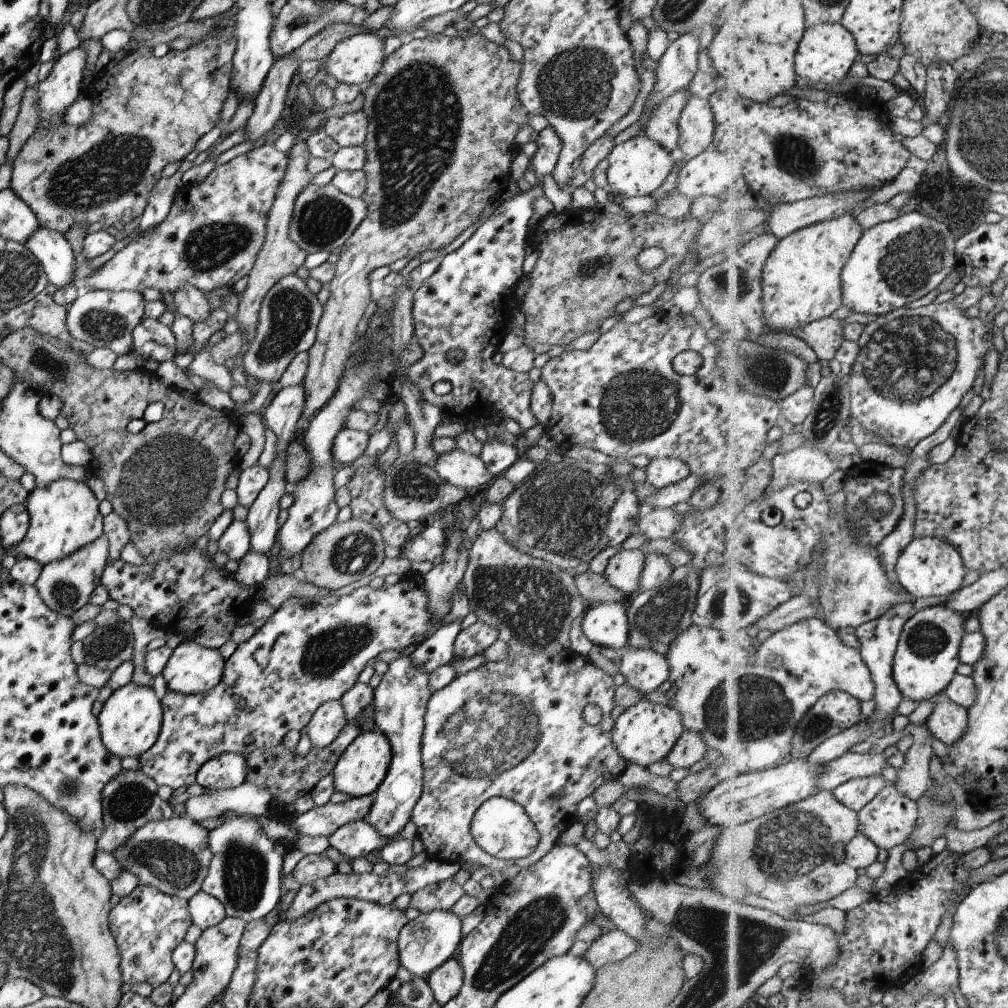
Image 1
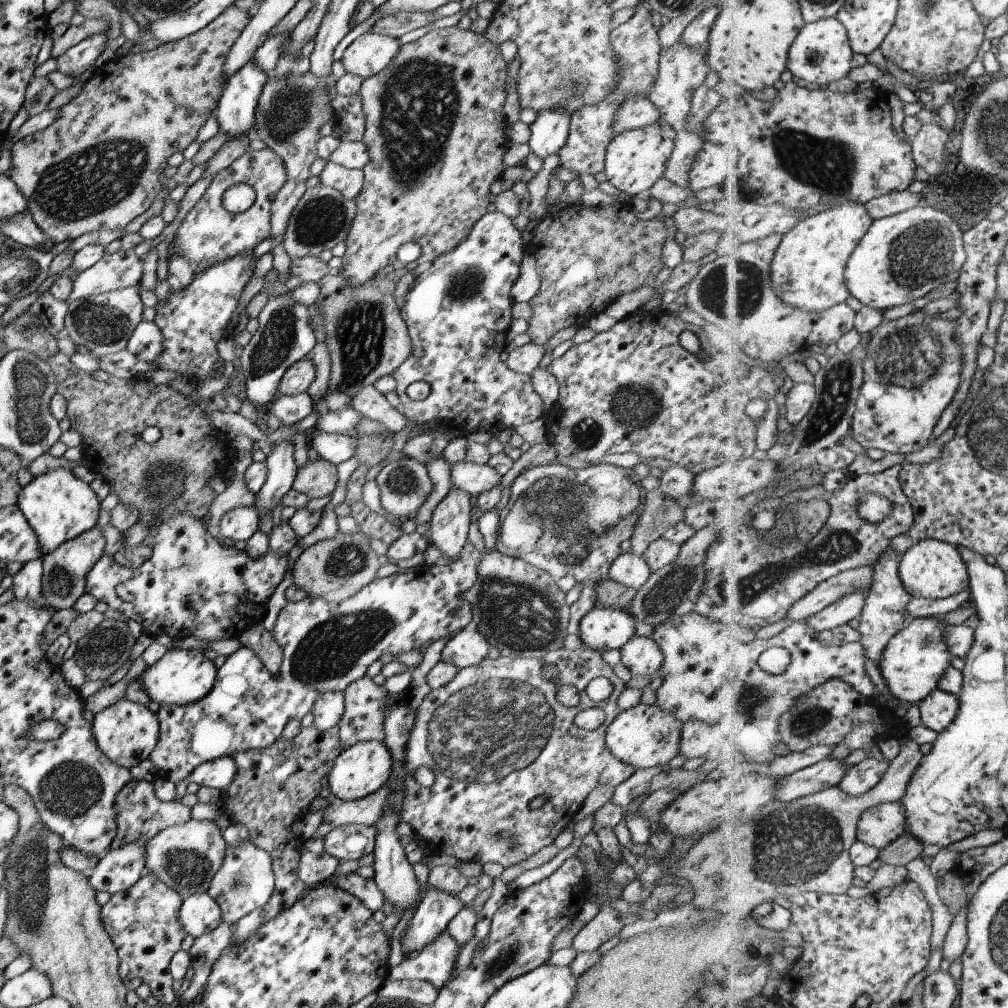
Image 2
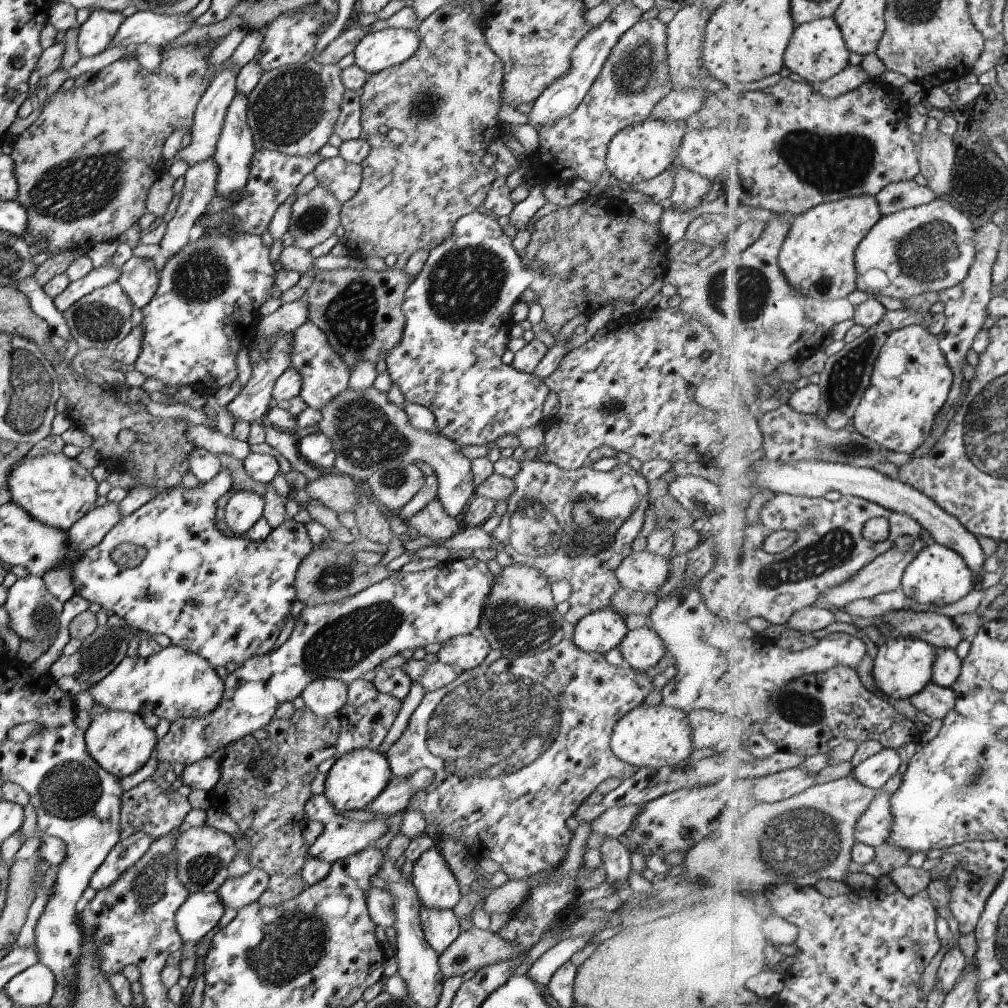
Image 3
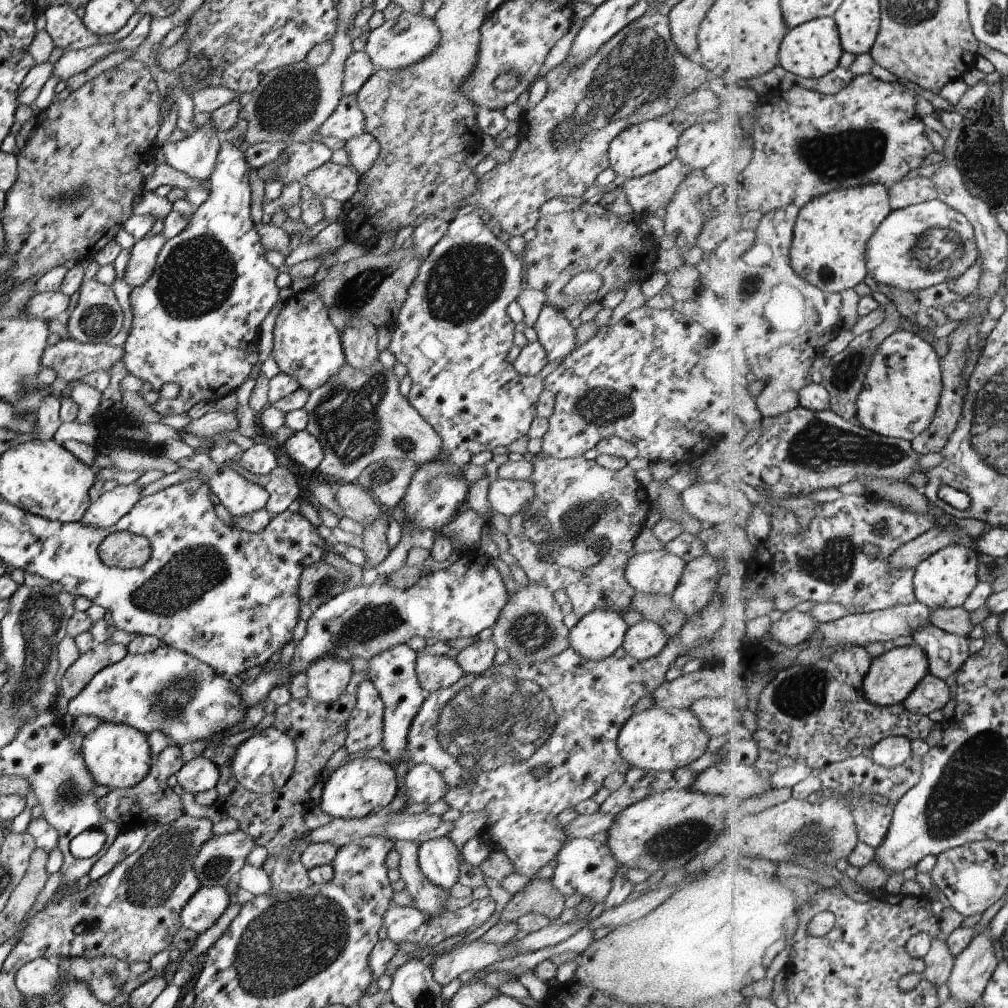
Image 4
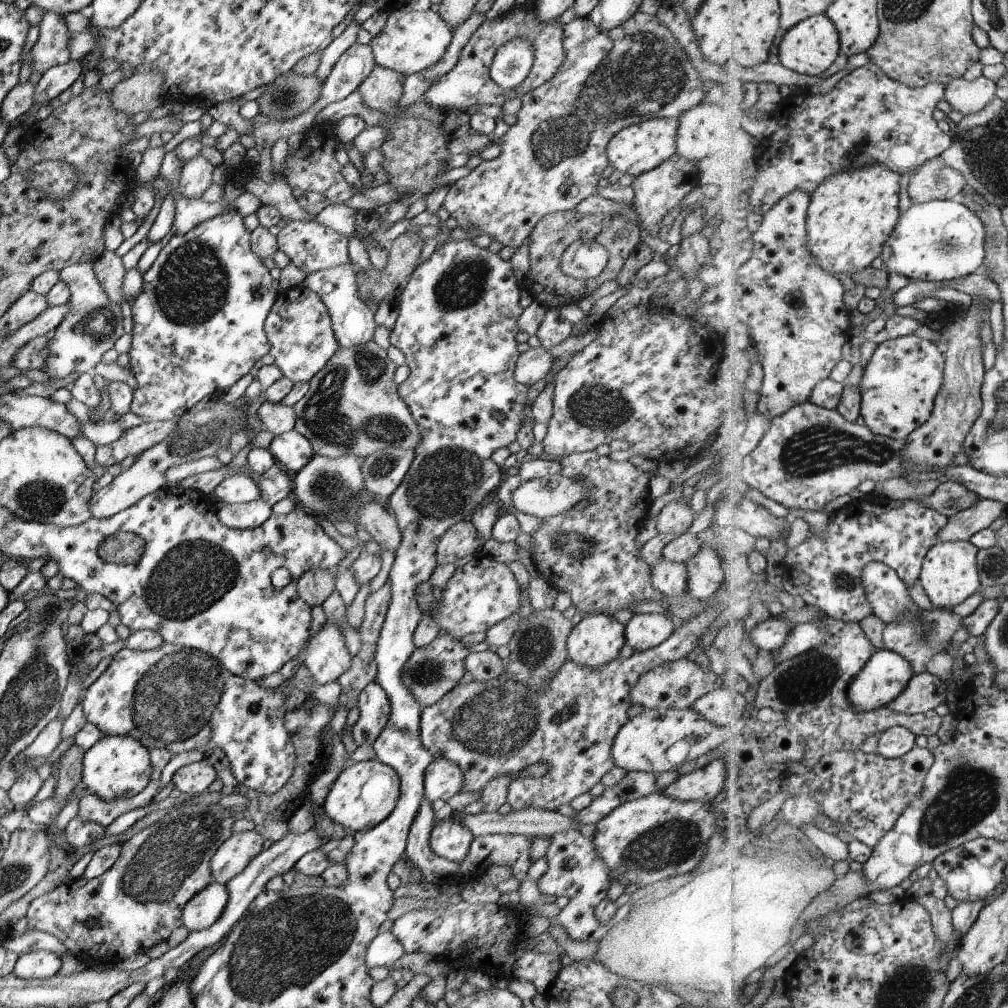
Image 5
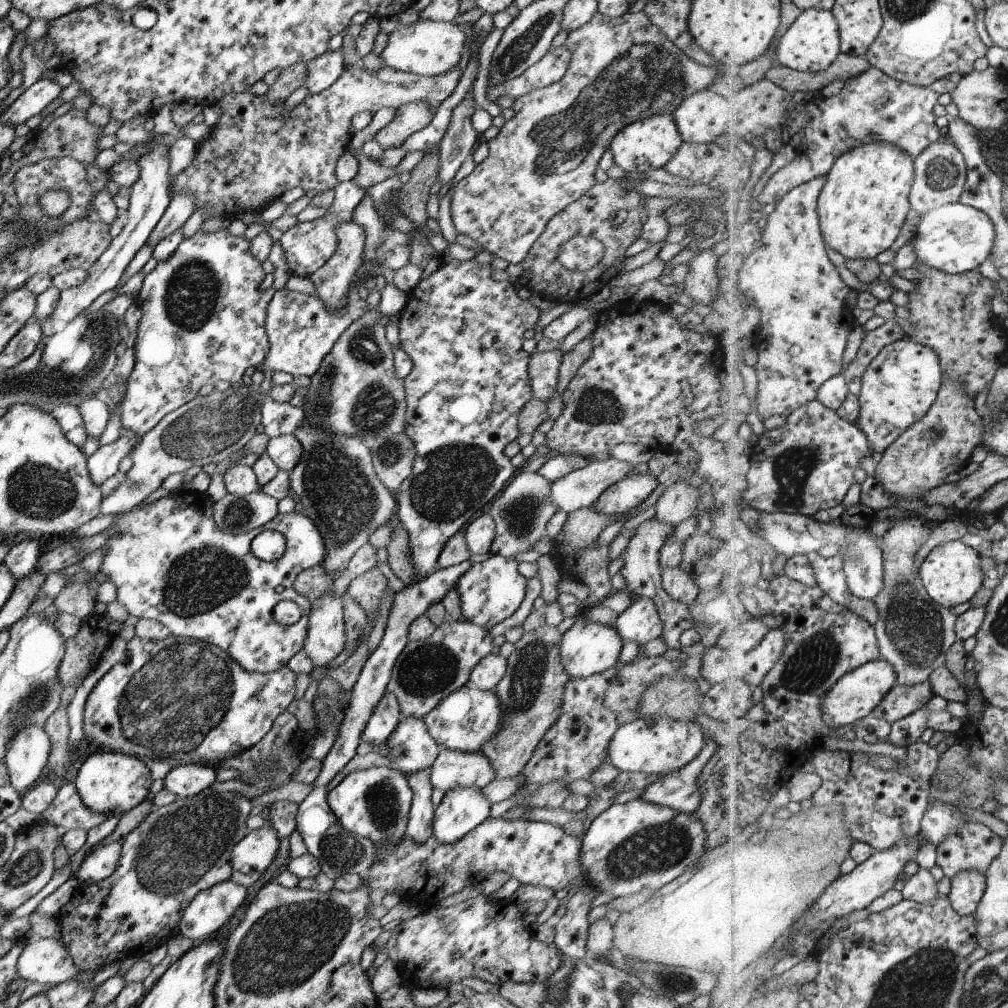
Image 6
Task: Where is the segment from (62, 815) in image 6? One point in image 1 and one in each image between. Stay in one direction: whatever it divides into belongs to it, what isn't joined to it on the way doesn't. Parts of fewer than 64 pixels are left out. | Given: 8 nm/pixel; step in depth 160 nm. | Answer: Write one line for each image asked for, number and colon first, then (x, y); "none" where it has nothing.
1: (129, 801)
2: (140, 815)
3: (151, 806)
4: (150, 801)
5: (90, 808)

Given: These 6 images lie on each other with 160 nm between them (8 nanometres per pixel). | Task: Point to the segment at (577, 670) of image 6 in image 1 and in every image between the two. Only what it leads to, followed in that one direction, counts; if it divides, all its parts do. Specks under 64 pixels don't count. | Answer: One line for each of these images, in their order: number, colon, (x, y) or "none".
1: (605, 624)
2: (602, 628)
3: (597, 632)
4: (596, 635)
5: (596, 639)

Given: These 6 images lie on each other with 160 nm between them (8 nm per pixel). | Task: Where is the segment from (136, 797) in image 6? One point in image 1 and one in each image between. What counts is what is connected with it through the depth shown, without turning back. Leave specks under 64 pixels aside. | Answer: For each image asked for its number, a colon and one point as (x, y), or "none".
1: (129, 720)
2: (125, 732)
3: (120, 743)
4: (116, 756)
5: (116, 767)

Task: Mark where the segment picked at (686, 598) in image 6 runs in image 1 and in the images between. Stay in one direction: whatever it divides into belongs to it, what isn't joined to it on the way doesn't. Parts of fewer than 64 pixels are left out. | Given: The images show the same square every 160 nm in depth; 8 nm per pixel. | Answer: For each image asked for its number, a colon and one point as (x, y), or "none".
1: (622, 571)
2: (630, 570)
3: (642, 571)
4: (657, 572)
5: (668, 578)

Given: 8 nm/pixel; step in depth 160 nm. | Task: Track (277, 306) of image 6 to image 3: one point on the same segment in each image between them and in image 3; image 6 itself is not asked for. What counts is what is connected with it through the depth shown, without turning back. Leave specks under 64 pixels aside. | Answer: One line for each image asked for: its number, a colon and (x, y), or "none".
3: (324, 375)
4: (306, 346)
5: (298, 327)

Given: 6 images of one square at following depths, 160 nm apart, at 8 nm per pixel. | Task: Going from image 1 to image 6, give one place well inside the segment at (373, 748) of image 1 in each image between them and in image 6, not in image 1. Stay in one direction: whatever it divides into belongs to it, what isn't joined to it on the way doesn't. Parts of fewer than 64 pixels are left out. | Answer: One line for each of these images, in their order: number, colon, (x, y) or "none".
2: (357, 771)
3: (356, 778)
4: (361, 787)
5: (364, 793)
6: (374, 803)

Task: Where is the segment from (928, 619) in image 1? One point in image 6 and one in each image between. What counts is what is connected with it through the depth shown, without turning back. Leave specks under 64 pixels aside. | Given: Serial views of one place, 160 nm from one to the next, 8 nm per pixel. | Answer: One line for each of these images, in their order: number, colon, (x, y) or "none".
2: (915, 659)
3: (903, 666)
4: (893, 676)
5: (886, 675)
6: (857, 695)

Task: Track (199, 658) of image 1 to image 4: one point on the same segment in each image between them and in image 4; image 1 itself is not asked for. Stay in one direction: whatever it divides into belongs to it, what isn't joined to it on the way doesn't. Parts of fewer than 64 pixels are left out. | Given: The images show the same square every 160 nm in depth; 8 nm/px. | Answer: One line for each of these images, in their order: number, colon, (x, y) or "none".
2: (180, 677)
3: (172, 683)
4: (166, 690)

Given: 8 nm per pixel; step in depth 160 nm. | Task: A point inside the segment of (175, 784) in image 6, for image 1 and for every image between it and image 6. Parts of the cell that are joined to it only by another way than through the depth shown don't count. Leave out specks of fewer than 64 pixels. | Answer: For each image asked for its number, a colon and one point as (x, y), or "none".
1: (228, 770)
2: (217, 773)
3: (202, 774)
4: (199, 774)
5: (193, 778)

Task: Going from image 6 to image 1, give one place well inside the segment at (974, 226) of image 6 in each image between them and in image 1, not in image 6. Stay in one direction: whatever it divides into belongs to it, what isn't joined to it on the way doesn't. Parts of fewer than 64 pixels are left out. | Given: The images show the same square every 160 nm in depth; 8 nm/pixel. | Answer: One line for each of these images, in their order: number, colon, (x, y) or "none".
1: (899, 261)
2: (903, 257)
3: (932, 247)
4: (917, 247)
5: (939, 240)

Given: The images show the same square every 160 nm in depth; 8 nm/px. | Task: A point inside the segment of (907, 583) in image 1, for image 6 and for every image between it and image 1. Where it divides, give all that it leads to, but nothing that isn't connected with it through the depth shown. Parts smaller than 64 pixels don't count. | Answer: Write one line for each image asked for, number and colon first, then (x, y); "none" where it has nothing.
2: (933, 569)
3: (939, 576)
4: (947, 578)
5: (949, 575)
6: (952, 573)

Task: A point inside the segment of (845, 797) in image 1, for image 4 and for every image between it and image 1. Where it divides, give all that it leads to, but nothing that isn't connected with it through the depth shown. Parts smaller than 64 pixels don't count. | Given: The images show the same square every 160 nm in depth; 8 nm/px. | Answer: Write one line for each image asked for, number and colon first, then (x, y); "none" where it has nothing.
2: (862, 777)
3: (875, 771)
4: (893, 751)

